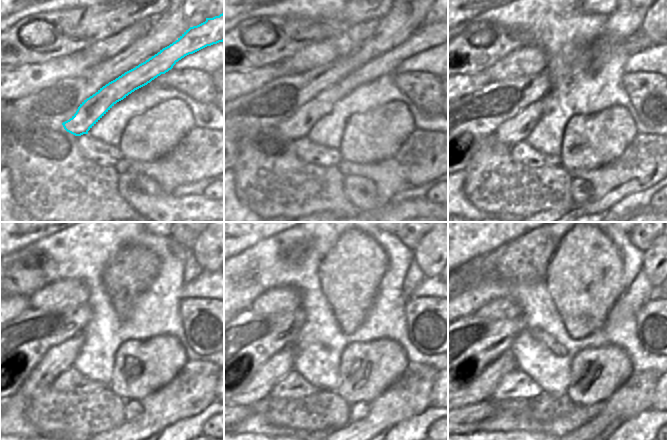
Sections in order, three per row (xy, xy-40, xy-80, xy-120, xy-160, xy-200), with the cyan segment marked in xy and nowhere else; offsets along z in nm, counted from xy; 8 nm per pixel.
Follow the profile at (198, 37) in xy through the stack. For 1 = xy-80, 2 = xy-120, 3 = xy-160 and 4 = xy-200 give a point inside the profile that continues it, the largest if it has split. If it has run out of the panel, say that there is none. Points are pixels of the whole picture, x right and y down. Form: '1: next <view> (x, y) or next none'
1: next xy-80 (513, 131)
2: next xy-120 (60, 358)
3: next xy-160 (281, 364)
4: next xy-200 (482, 388)

